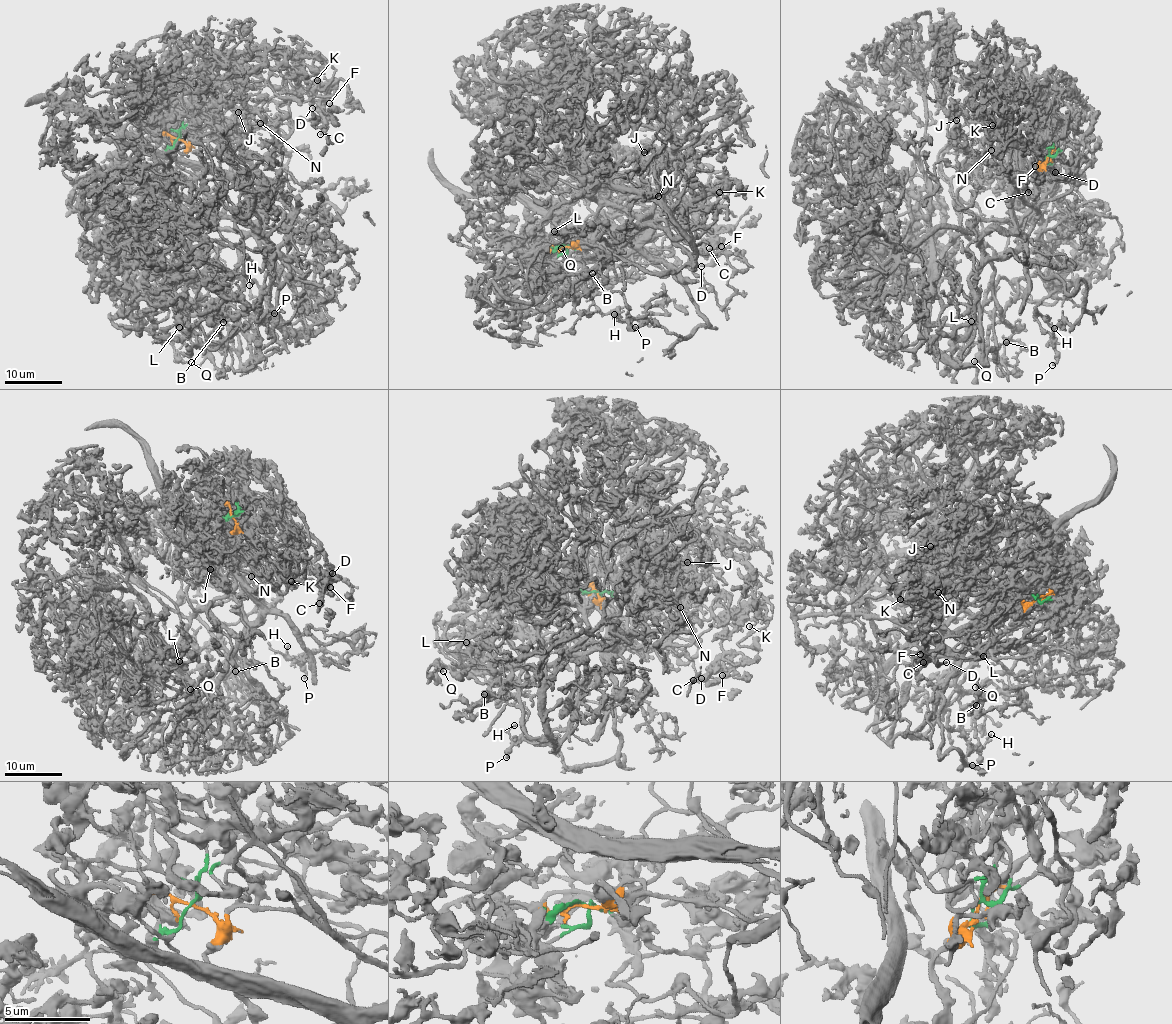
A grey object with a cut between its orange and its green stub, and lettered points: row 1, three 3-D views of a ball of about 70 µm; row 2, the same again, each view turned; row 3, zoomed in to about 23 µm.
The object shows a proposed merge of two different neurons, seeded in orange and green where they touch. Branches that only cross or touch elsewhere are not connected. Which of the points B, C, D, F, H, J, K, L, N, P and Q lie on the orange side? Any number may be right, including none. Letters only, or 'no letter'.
B, H, L, P, Q

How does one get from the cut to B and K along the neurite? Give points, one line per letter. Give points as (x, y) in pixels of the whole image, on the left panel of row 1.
B: (178, 138), (213, 205), (209, 212), (252, 225), (239, 250), (240, 289), (226, 314), (232, 336), (224, 322)
K: (178, 138), (202, 119), (255, 164), (292, 129), (286, 82), (302, 63), (316, 80)

